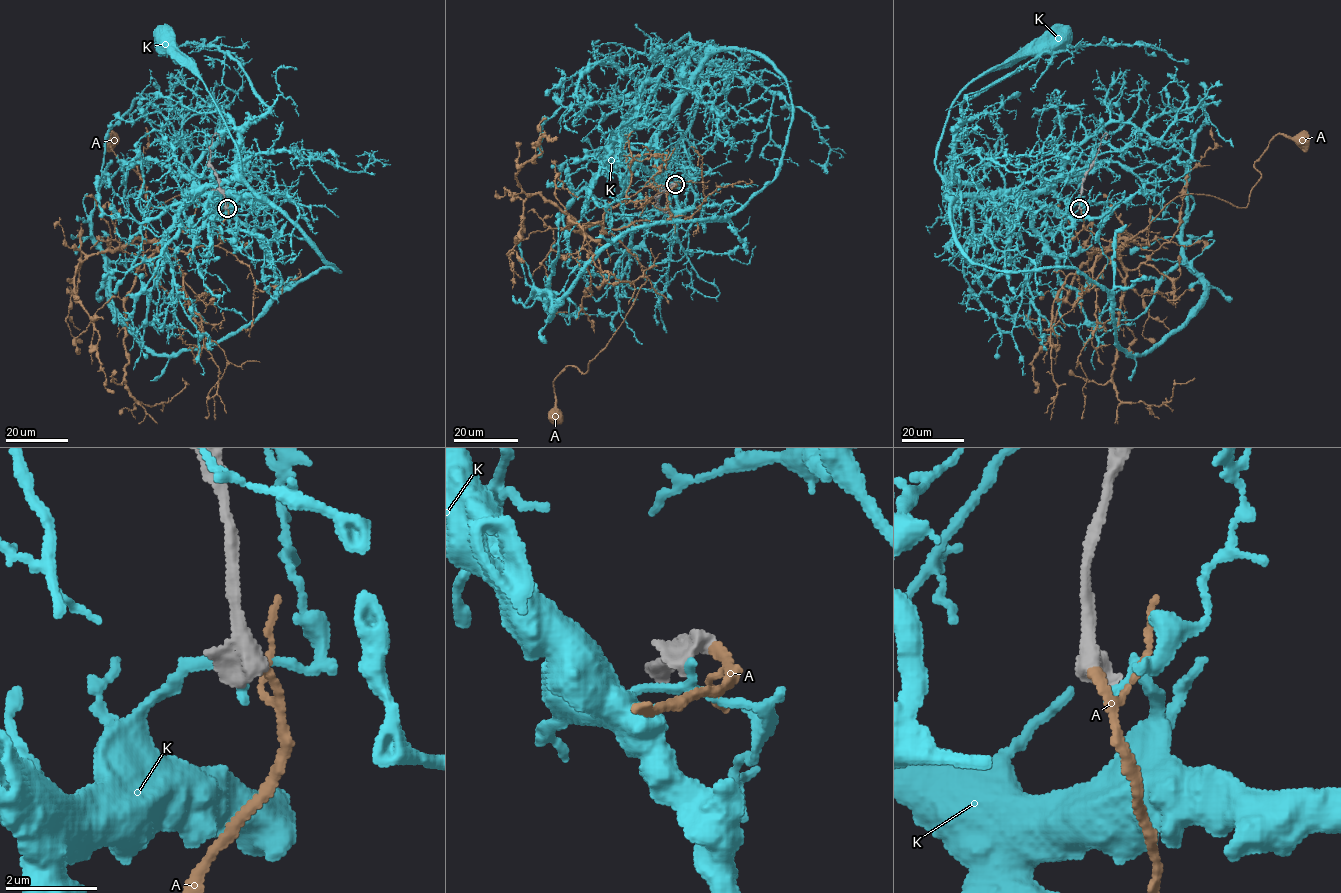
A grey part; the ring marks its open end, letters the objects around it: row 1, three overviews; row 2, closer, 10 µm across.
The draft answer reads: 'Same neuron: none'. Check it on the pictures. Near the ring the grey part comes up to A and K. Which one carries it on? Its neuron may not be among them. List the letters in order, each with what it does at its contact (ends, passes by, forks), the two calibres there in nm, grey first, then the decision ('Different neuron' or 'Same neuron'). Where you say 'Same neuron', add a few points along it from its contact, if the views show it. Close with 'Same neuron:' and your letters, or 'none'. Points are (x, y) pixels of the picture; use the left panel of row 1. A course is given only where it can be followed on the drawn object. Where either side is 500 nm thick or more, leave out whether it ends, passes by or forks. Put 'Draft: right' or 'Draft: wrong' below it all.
A: It passes by. Thickness 480 nm (grey) against 130 nm. Same neuron. Its course: (227, 208), (218, 244), (163, 247), (199, 200), (181, 194), (151, 207), (113, 138)
K: It passes by. Thickness 480 nm (grey) against 170 nm. Different neuron
Same neuron: A
Draft: wrong

